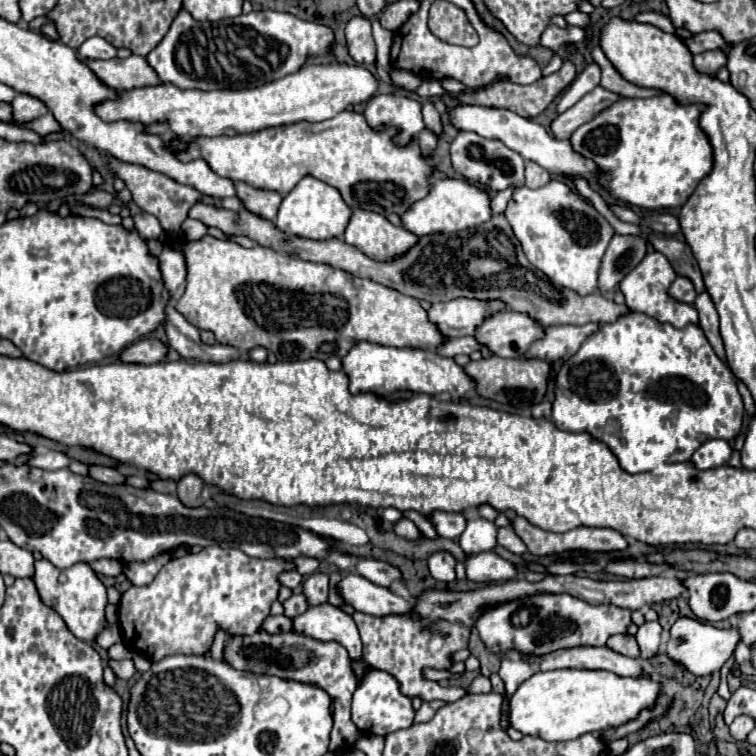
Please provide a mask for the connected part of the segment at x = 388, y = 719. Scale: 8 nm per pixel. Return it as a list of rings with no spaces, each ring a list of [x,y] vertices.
[[[365,667],[359,687],[353,694],[353,723],[365,731],[365,733],[373,733],[373,735],[389,735],[393,731],[405,729],[413,725],[415,719],[415,709],[413,709],[413,701],[411,697],[401,693],[401,683],[387,671],[379,671],[373,667]]]

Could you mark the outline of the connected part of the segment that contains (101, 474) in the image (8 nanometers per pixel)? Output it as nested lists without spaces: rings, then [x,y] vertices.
[[[89,467],[89,475],[95,479],[95,481],[101,481],[101,483],[109,483],[109,485],[125,485],[125,477],[113,469],[113,467]]]

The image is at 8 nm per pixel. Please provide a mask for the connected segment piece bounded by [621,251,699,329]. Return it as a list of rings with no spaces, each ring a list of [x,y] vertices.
[[[653,251],[649,253],[623,281],[621,281],[621,293],[625,295],[625,305],[629,307],[631,313],[643,313],[651,319],[655,319],[661,325],[671,325],[675,329],[683,329],[685,325],[693,323],[699,325],[699,313],[695,309],[695,305],[677,301],[675,297],[669,295],[669,287],[671,283],[677,279],[677,273],[673,271],[669,259],[659,253]]]

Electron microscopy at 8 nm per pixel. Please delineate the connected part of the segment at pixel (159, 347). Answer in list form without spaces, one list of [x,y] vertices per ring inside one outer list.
[[[149,337],[149,339],[139,339],[135,343],[131,343],[129,347],[125,347],[121,351],[121,361],[123,363],[143,363],[143,365],[151,365],[151,363],[159,363],[167,353],[167,347]]]

